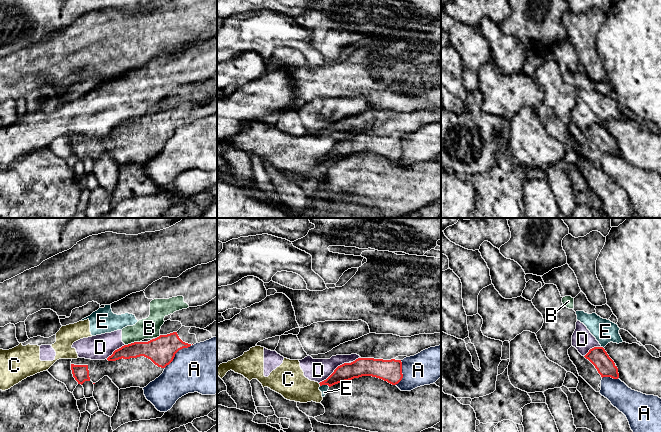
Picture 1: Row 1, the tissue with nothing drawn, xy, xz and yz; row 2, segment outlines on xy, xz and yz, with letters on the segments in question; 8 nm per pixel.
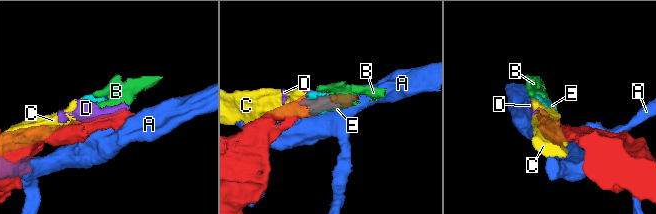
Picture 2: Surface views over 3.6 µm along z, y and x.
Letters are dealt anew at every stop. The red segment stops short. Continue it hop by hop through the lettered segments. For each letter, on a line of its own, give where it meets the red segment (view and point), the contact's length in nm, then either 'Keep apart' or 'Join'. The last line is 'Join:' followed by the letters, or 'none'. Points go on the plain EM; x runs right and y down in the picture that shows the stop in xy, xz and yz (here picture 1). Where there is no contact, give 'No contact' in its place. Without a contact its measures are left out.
A: Touches red at xy (175, 129). Shared border 280 nm. Keep apart
B: Touches red at xy (132, 119). Shared border 120 nm. Keep apart
C: Touches red at xz (319, 159). Shared border 30 nm. Keep apart
D: Touches red at xz (334, 147). Shared border 300 nm. Keep apart
E: Touches red at xz (325, 160). Shared border 80 nm. Keep apart
Join: none

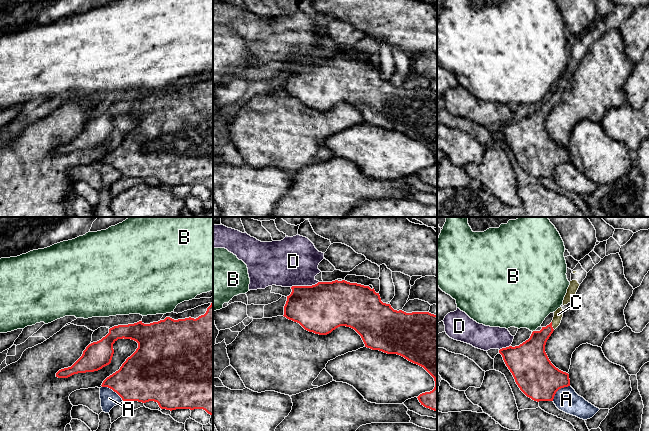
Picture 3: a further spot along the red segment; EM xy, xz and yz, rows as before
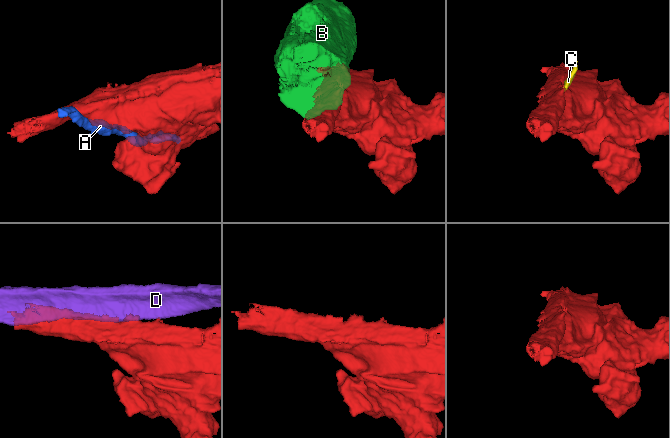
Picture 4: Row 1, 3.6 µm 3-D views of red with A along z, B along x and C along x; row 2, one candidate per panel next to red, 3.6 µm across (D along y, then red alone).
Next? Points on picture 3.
A: Touches red at xy (113, 166). Shared border 200 nm. Keep apart
B: Touches red at yz (533, 107). Shared border 40 nm. Keep apart
C: Touches red at yz (551, 102). Shared border 70 nm. Join
D: Touches red at xz (304, 62). Shared border 220 nm. Keep apart
Join: C

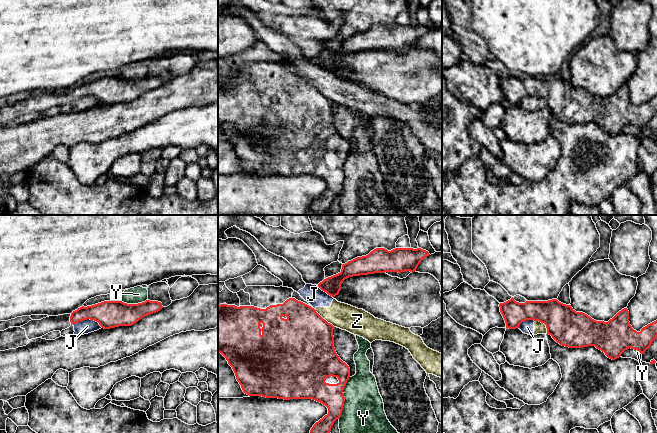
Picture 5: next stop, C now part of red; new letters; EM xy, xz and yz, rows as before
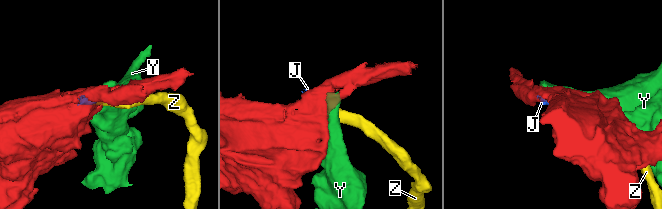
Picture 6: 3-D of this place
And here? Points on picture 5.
J: Touches red at xy (88, 94). Shared border 240 nm. Keep apart
Y: Touches red at xz (344, 173). Shared border 360 nm. Keep apart
Z: Touches red at xz (324, 95). Shared border 220 nm. Keep apart
Join: none

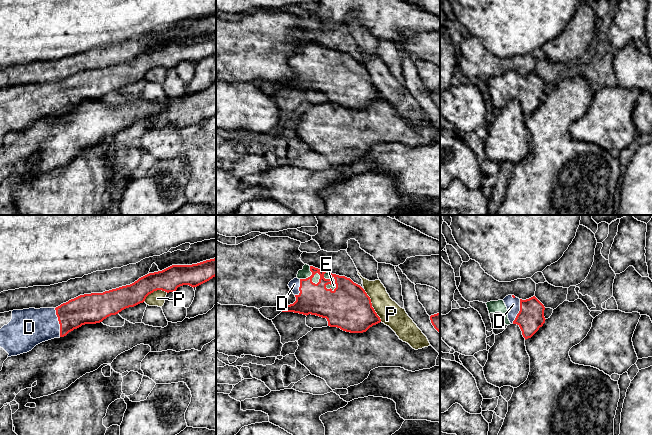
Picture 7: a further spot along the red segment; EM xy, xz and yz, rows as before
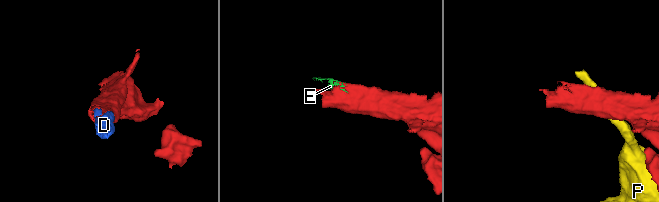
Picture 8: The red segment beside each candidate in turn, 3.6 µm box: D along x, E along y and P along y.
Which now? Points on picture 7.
D: Touches red at xy (59, 98). Shared border 240 nm. Join
E: Touches red at xz (334, 54). Shared border 170 nm. Join
P: Touches red at xz (371, 81). Shared border 300 nm. Keep apart
Join: D, E

